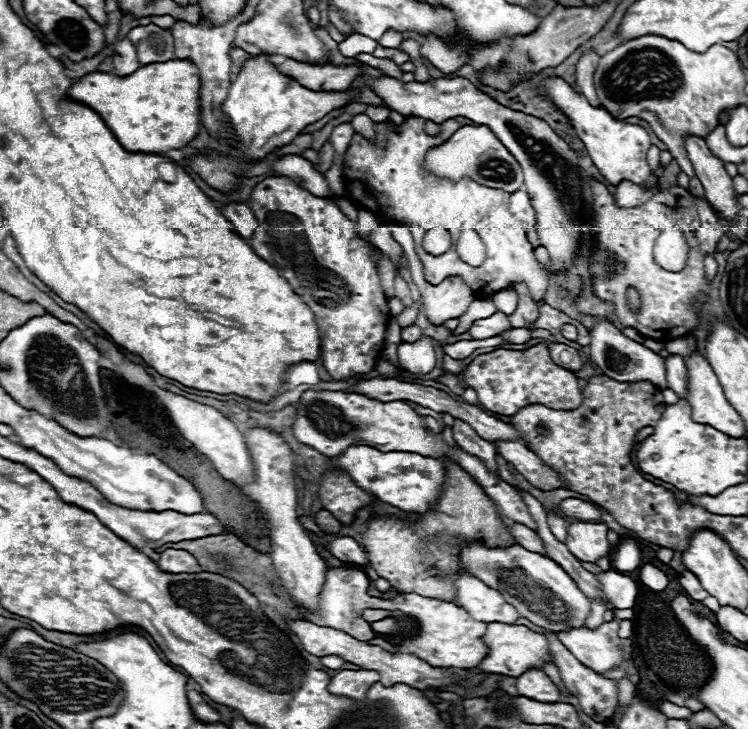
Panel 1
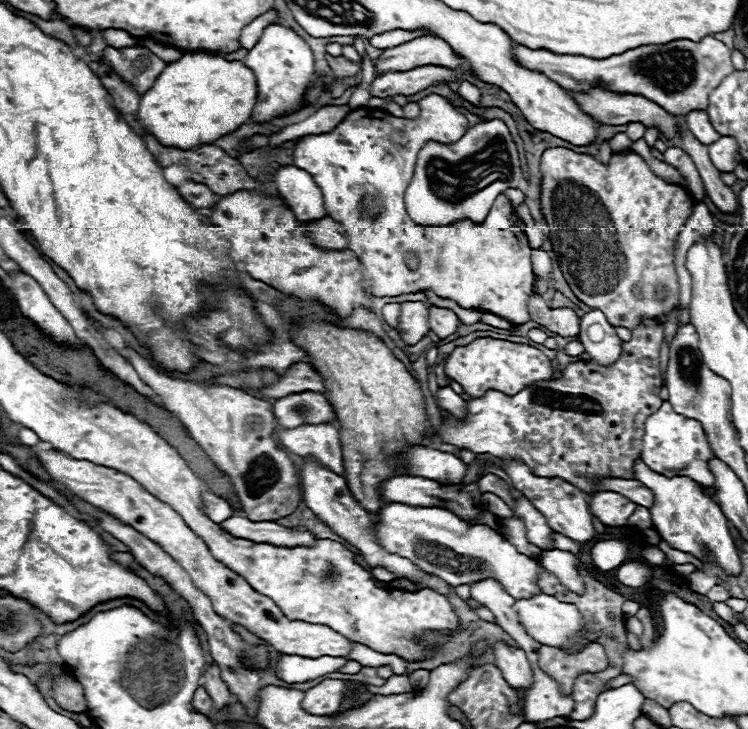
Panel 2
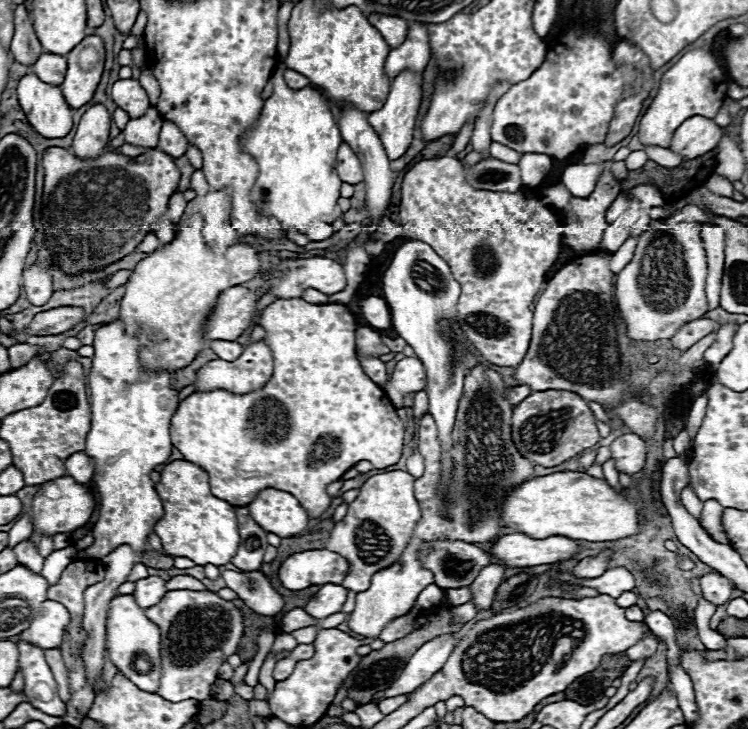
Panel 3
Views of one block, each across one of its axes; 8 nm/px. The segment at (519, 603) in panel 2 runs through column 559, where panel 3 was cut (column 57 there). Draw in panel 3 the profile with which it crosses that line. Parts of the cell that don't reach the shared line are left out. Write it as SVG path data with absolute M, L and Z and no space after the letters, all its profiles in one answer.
M46 600L32 620L30 628L20 634L20 640L30 640L42 650L58 648L62 644L66 626L70 624L70 612L58 600Z

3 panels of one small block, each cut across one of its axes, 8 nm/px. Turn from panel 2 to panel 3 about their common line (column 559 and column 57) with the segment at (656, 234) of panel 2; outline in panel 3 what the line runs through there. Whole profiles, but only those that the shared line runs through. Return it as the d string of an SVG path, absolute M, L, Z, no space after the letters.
M48 148L42 154L42 166L46 246L52 250L52 260L72 274L102 268L134 252L142 238L164 218L168 200L180 182L174 158L158 148L150 148L136 158L106 152L96 160L82 160L66 148Z

